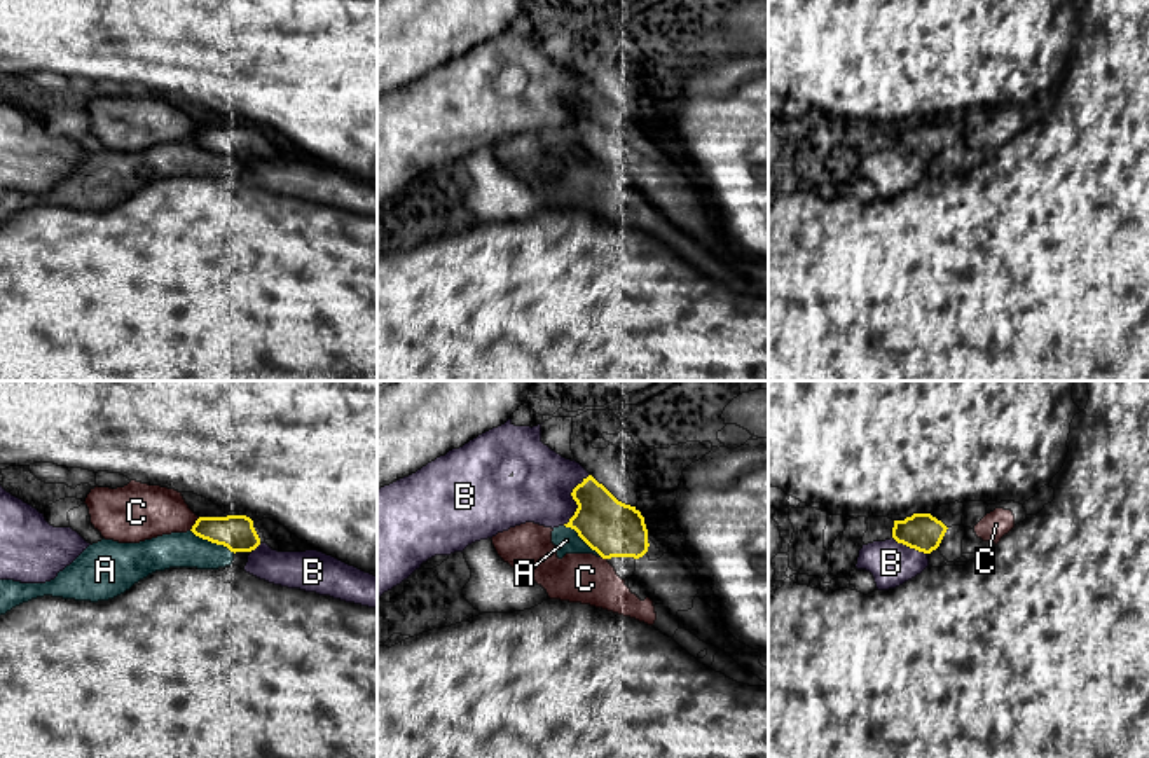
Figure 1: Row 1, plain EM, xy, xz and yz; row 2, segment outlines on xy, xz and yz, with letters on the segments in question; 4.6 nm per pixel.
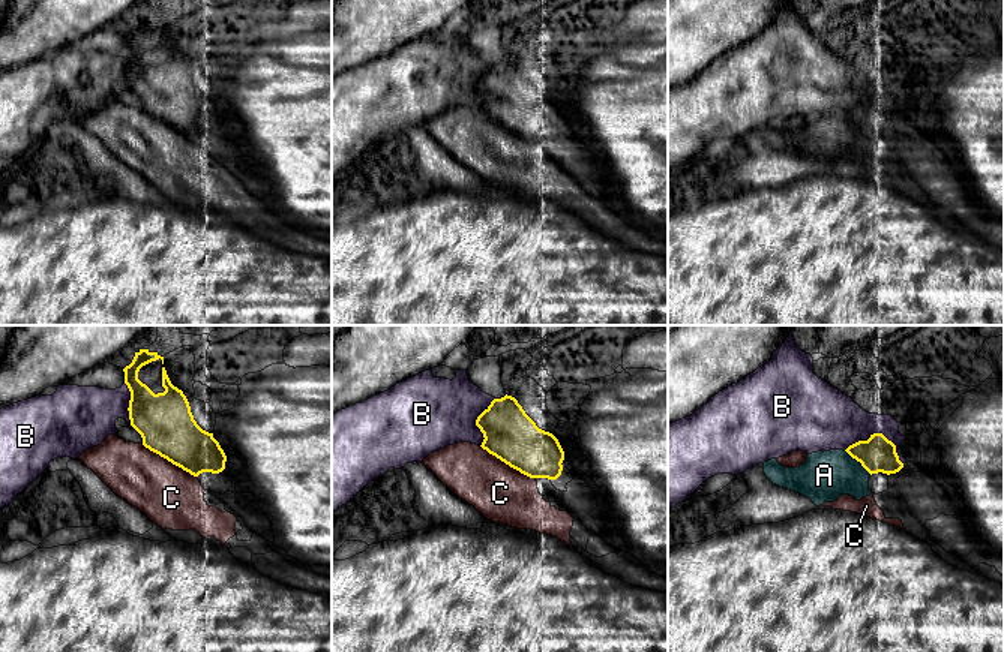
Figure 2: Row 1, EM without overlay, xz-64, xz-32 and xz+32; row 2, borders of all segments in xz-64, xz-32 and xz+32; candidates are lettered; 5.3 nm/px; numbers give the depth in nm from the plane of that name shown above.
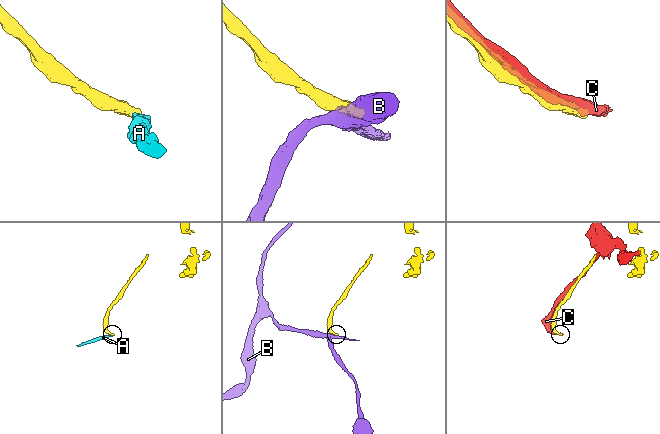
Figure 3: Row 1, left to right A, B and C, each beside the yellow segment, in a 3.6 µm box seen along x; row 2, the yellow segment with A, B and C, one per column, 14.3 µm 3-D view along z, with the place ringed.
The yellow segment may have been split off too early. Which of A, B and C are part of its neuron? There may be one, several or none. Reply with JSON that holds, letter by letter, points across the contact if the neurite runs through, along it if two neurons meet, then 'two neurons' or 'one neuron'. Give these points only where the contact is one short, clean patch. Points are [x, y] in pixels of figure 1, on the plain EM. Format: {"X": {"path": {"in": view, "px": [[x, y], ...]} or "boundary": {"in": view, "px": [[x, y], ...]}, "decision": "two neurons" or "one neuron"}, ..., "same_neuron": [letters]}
{"A": {"decision": "two neurons"}, "B": {"decision": "two neurons"}, "C": {"decision": "two neurons"}, "same_neuron": []}

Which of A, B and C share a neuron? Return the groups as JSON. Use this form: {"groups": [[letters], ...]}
{"groups": [["A"], ["B"], ["C"]]}

